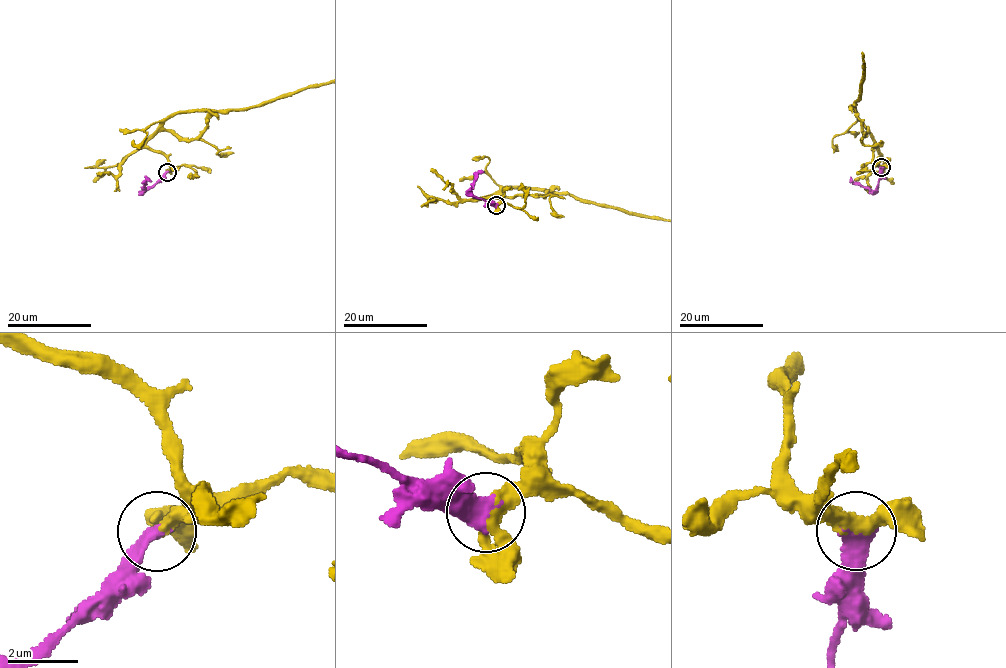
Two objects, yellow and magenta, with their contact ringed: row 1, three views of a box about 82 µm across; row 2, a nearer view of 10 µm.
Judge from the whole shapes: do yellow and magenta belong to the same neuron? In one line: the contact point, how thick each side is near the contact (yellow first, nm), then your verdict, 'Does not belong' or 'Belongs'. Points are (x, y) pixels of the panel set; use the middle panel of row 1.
Place: (496, 205). Thickness 340 nm (yellow) against 500 nm. Belongs

